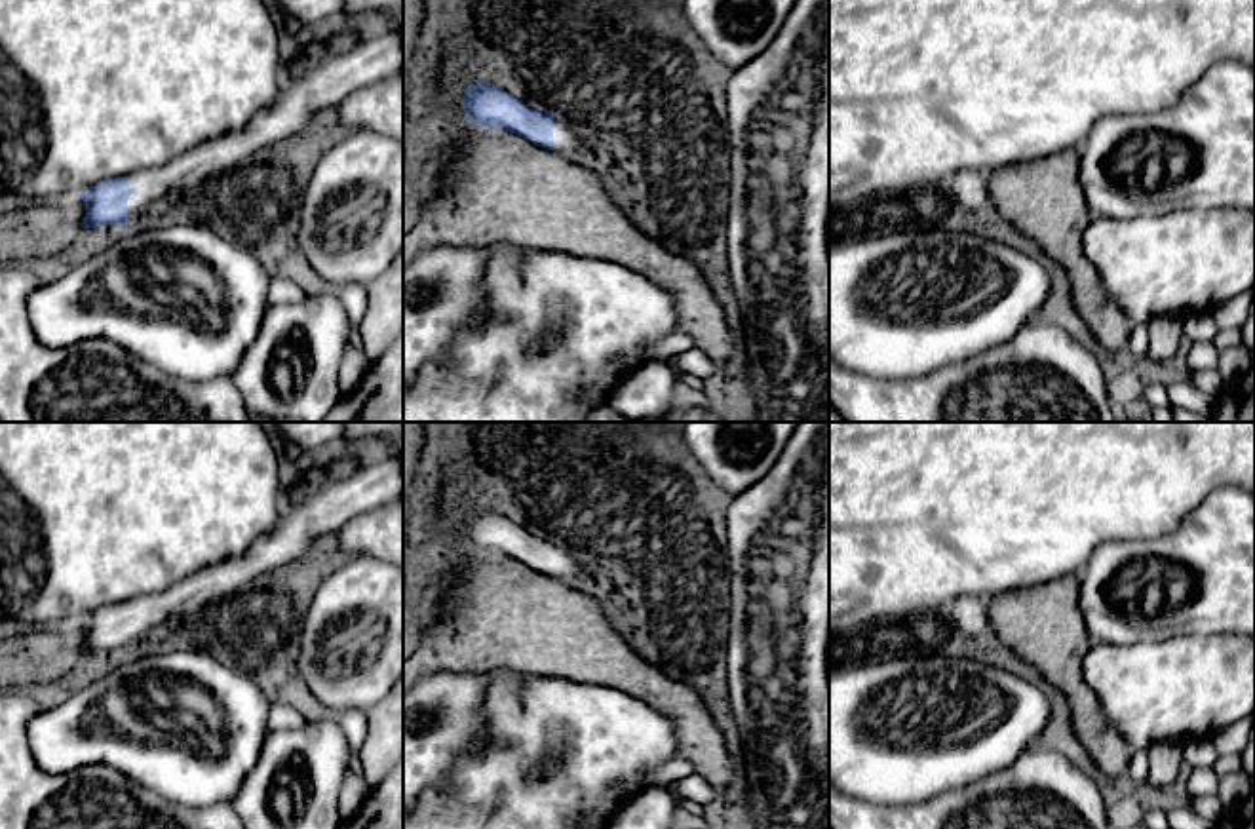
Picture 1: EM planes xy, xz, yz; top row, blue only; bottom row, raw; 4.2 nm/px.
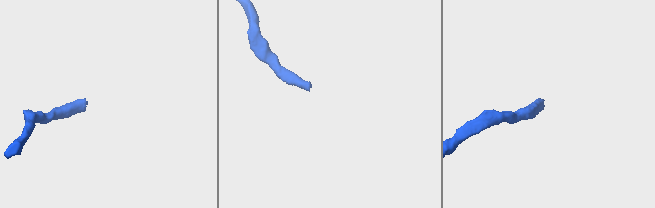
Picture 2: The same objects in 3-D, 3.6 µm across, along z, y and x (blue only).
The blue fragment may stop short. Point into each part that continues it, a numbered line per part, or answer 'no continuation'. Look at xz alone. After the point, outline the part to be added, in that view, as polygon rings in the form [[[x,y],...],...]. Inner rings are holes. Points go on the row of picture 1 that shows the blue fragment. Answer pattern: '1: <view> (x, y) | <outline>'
1: xz (575, 139) | [[[557,112],[553,125],[553,152],[574,158],[591,158],[595,154],[595,135],[572,116]]]

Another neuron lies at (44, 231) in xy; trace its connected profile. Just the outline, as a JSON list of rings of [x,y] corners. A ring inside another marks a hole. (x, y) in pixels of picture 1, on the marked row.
[[[80,198],[27,209],[0,205],[0,264],[42,264],[61,257],[87,230]]]

